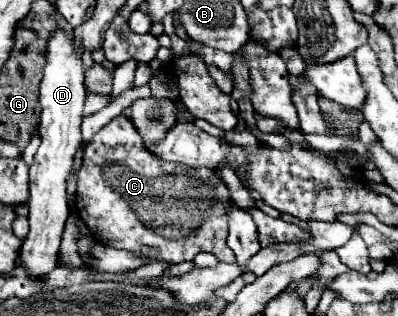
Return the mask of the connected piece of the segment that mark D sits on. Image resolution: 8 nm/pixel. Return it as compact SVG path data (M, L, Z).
M57 27L51 31L45 47L45 69L41 81L41 147L31 165L29 181L29 221L31 231L21 247L23 265L33 277L45 277L57 265L59 243L63 225L69 217L67 207L67 175L73 169L73 157L81 145L81 121L83 121L83 103L85 103L85 85L83 85L83 61L77 39Z

